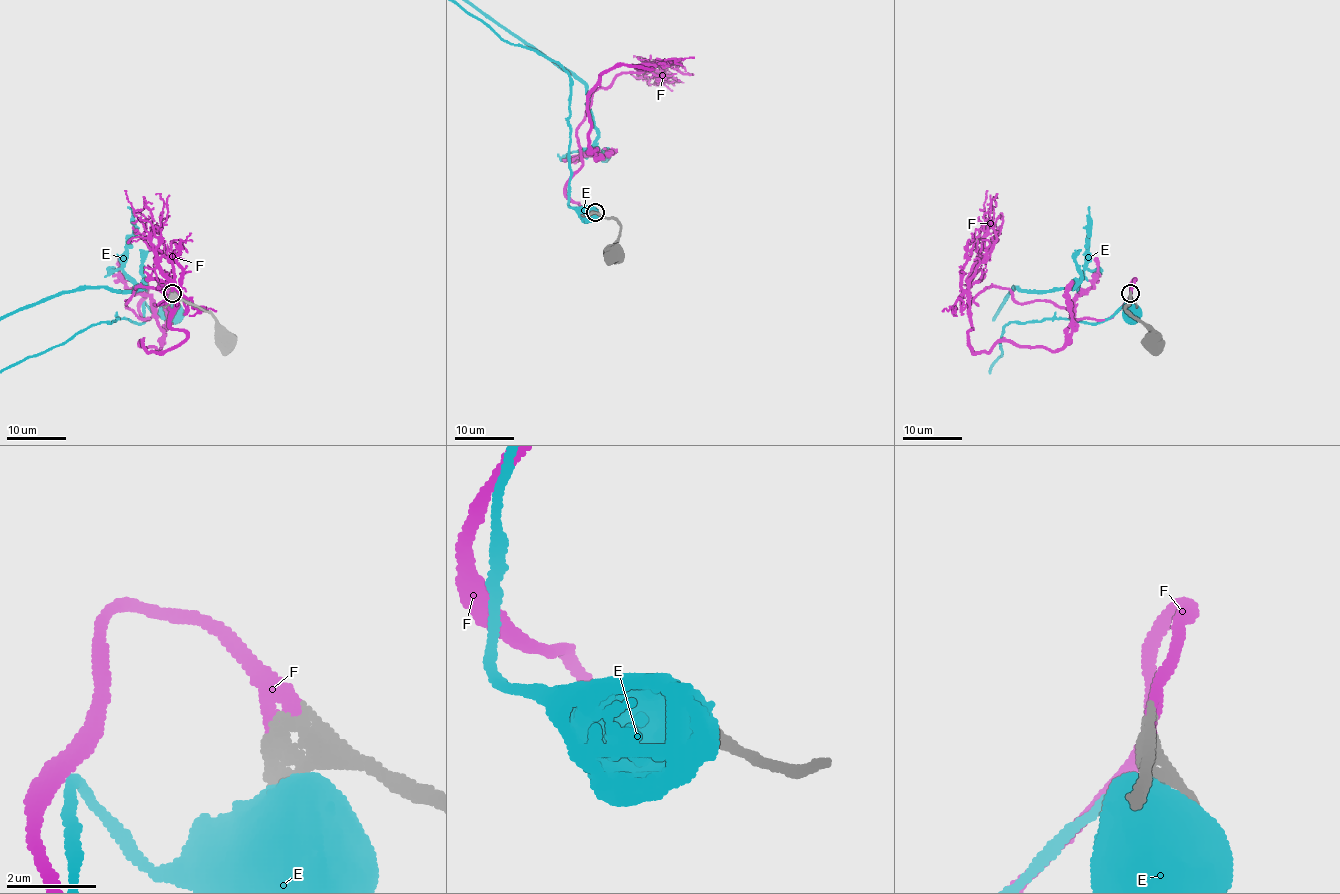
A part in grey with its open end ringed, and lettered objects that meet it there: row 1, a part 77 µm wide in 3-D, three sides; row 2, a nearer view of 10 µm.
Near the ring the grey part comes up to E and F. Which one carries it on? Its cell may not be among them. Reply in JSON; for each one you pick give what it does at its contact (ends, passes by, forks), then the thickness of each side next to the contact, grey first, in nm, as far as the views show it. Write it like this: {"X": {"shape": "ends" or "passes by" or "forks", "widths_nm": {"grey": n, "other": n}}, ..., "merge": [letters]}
{"F": {"shape": "ends", "widths_nm": {"grey": 280, "other": 320}}, "merge": ["F"]}

